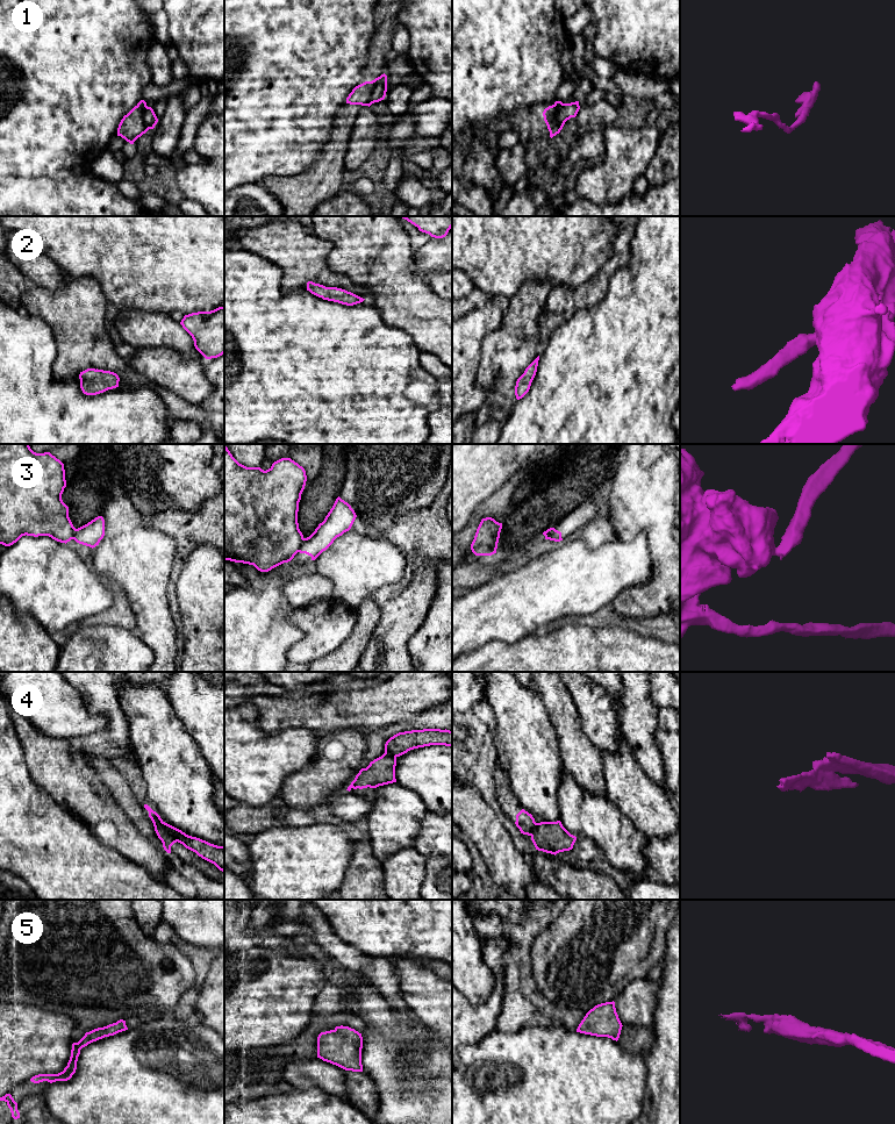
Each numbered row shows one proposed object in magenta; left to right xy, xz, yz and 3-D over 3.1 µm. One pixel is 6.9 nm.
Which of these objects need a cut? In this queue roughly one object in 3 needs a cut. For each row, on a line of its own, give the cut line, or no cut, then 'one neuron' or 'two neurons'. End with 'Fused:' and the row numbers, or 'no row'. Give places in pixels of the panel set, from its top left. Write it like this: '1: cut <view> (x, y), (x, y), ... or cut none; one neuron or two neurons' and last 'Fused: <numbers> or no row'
1: cut xy (137, 105), (142, 109), (142, 119), (149, 128); two neurons
2: cut none; one neuron
3: cut xz (303, 538), (298, 551); two neurons
4: cut xy (151, 810), (151, 816), (177, 840); two neurons
5: cut none; one neuron
Fused: 1, 3, 4

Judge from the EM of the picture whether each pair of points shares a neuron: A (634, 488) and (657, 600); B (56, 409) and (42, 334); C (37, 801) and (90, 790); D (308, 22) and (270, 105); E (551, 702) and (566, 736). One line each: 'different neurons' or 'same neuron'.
A: same neuron
B: same neuron
C: different neurons
D: same neuron
E: same neuron

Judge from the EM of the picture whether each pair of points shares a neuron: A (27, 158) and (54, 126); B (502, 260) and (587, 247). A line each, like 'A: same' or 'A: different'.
A: same
B: same

